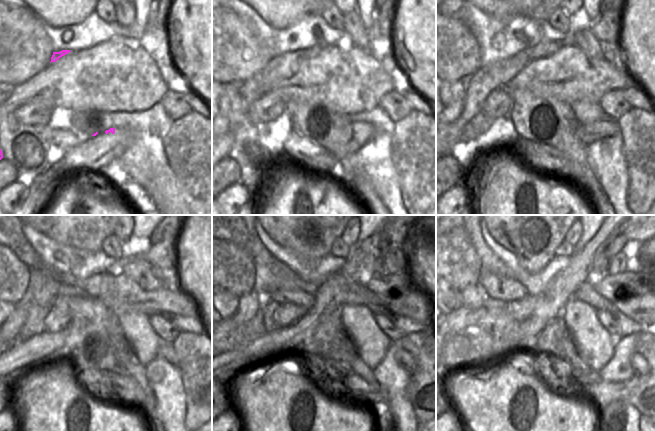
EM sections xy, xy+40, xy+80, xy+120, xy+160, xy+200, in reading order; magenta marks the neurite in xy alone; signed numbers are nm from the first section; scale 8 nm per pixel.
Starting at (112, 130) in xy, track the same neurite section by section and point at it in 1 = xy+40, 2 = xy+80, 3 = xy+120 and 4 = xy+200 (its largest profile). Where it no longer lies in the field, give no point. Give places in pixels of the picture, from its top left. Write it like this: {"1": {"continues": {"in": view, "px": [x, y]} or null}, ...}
{"1": {"continues": {"in": "xy+40", "px": [309, 120]}}, "2": {"continues": {"in": "xy+80", "px": [533, 116]}}, "3": {"continues": {"in": "xy+120", "px": [94, 331]}}, "4": {"continues": {"in": "xy+200", "px": [545, 332]}}}

